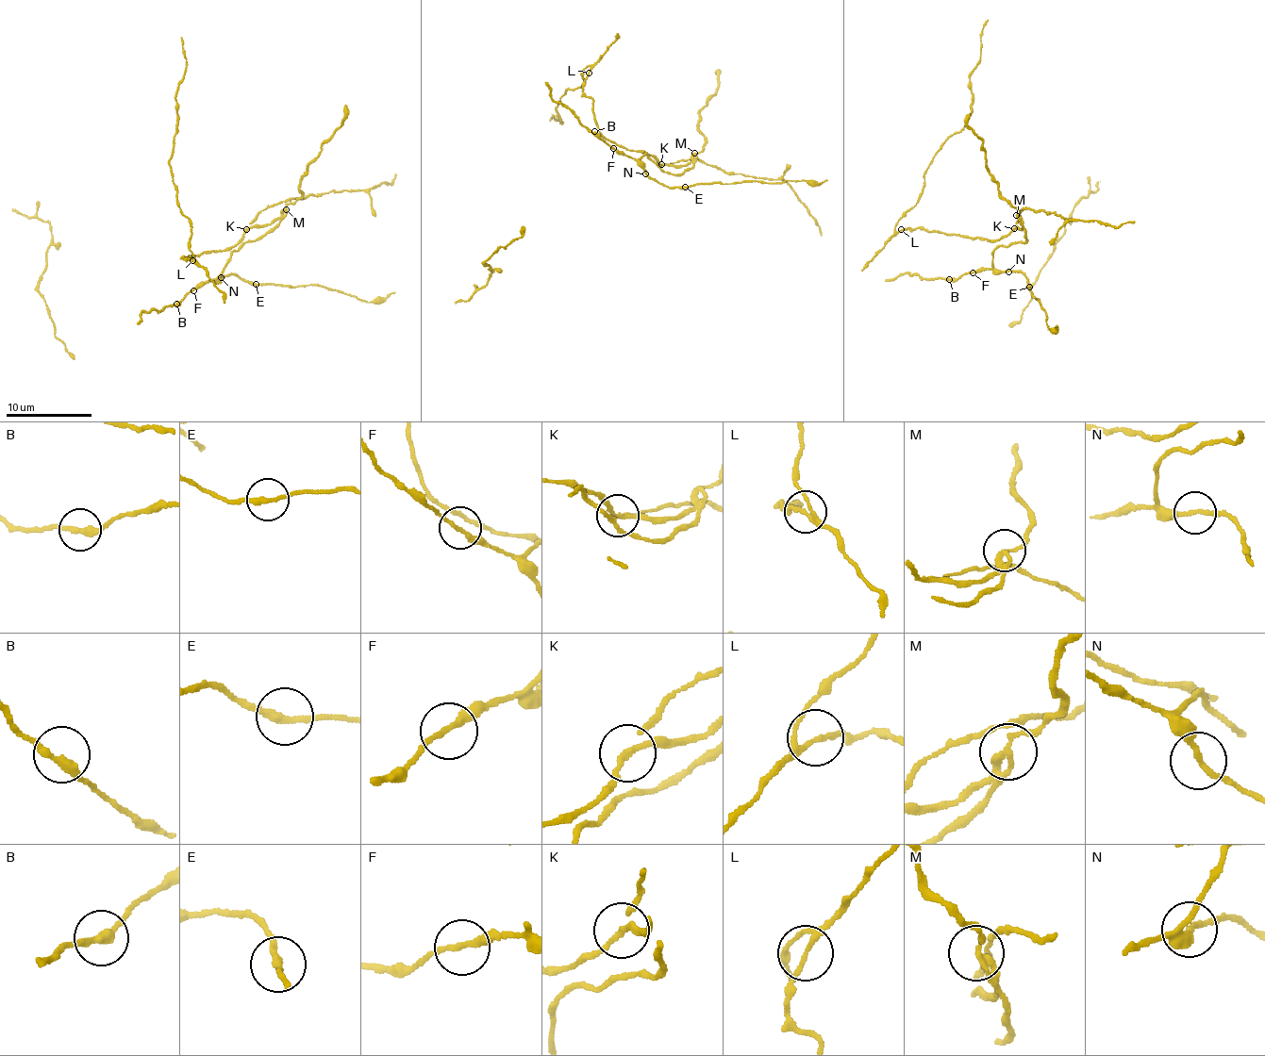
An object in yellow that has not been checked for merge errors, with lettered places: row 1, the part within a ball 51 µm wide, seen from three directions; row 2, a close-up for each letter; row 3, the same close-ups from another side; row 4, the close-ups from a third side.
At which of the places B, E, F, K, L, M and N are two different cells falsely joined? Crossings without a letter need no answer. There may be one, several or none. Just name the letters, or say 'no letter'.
K, M

